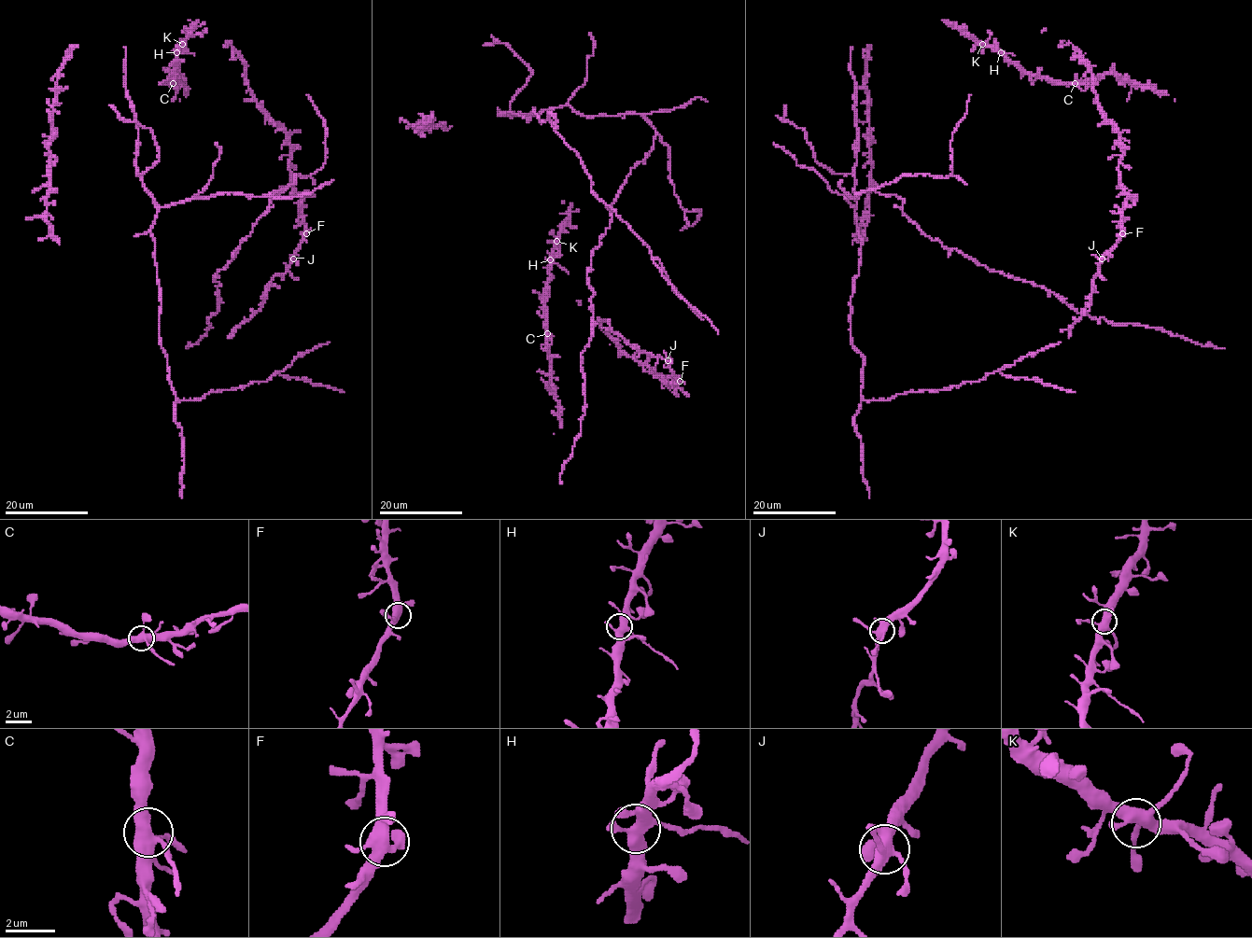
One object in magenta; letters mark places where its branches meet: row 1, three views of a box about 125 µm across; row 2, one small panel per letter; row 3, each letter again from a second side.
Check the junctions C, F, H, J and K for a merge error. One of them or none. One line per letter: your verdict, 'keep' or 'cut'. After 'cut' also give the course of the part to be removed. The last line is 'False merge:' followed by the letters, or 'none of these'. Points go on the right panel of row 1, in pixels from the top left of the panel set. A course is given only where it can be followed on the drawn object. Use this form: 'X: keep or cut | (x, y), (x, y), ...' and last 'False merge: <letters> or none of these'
C: keep
F: keep
H: keep
J: keep
K: keep
False merge: none of these

